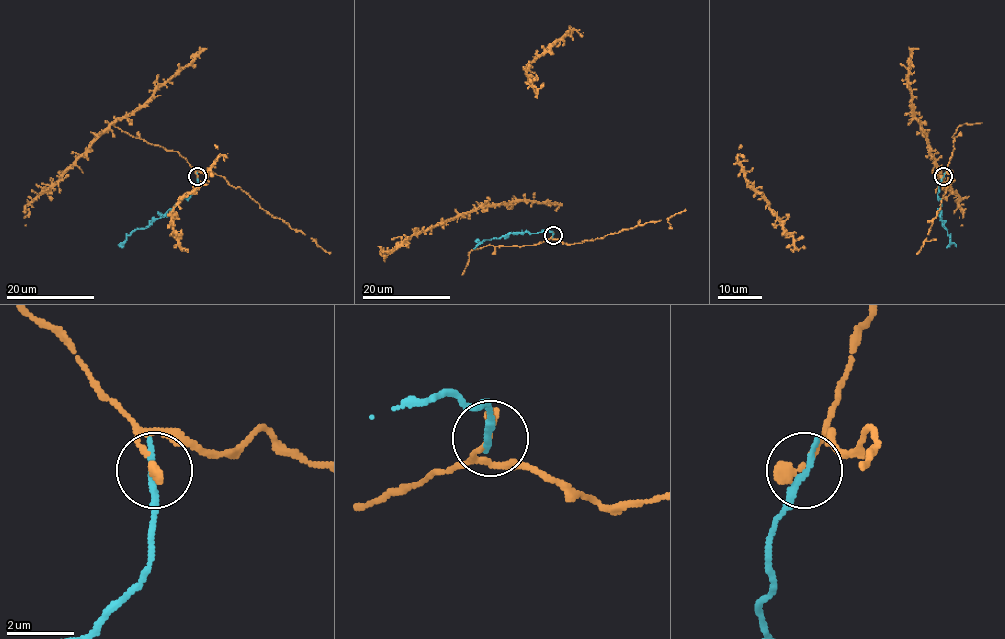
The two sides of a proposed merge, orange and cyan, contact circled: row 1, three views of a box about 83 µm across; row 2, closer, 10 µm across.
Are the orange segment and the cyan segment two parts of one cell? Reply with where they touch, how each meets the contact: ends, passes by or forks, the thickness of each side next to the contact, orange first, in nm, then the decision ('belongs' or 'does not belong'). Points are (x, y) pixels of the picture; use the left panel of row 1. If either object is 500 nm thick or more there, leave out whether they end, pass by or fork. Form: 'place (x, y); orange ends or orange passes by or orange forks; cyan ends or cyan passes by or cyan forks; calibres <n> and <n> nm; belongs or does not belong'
place (197, 176); orange ends; cyan ends; calibres 320 and 240 nm; does not belong

